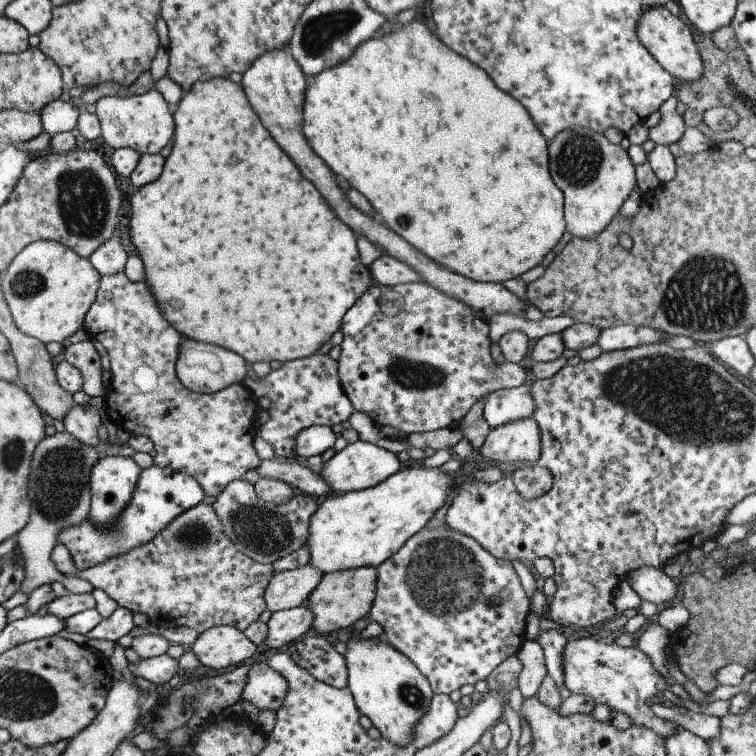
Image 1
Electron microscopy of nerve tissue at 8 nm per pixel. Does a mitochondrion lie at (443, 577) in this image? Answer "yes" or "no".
yes

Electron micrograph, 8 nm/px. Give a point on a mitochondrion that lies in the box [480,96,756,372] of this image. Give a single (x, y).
(696, 298)

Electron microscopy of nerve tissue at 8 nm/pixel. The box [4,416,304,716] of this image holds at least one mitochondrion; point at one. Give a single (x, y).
(58, 486)

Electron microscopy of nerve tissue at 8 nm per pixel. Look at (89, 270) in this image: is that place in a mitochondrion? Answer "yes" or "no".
no

